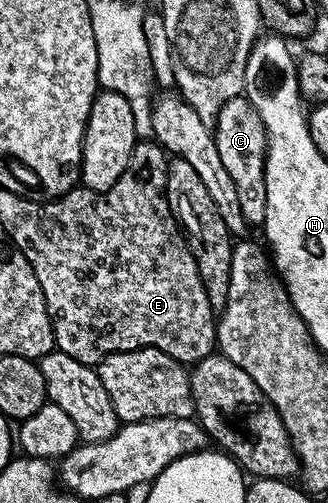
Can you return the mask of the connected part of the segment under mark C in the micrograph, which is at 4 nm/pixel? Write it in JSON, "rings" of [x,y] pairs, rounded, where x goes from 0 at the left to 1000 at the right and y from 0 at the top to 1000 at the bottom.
{"rings":[[[735,187],[677,209],[652,239],[652,266],[665,312],[677,312],[677,328],[689,328],[689,344],[701,344],[701,356],[713,360],[747,445],[802,445],[811,431],[805,314],[817,302],[817,258],[799,249],[799,233],[787,233],[774,209]]]}

